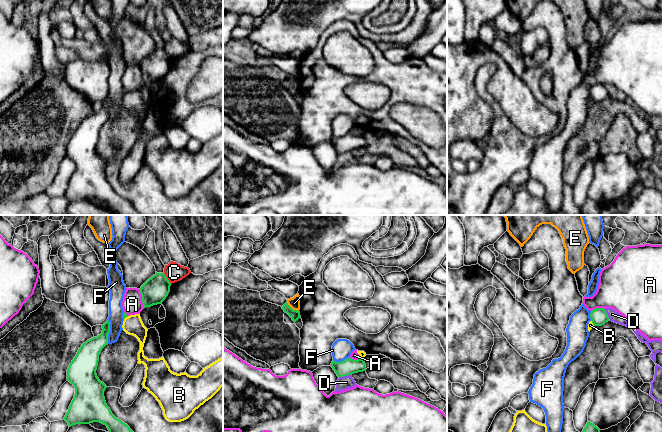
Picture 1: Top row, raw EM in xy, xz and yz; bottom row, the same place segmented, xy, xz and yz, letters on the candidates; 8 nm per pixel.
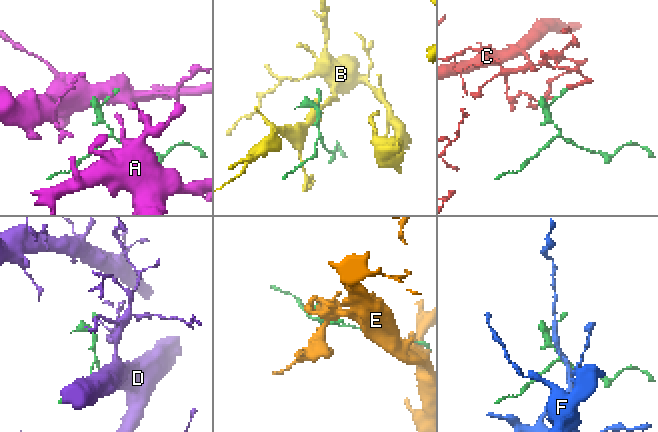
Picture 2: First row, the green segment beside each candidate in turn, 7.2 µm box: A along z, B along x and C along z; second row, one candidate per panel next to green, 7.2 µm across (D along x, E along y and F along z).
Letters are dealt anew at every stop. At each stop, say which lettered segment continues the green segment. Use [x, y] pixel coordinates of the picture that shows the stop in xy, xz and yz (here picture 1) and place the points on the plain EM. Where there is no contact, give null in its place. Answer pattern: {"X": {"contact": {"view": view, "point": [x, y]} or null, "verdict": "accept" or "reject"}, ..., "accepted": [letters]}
{"A": {"contact": {"view": "xy", "point": [142, 75]}, "verdict": "reject"}, "B": {"contact": {"view": "yz", "point": [592, 98]}, "verdict": "reject"}, "C": {"contact": {"view": "xy", "point": [166, 54]}, "verdict": "reject"}, "D": {"contact": {"view": "xz", "point": [345, 151]}, "verdict": "reject"}, "E": {"contact": {"view": "xz", "point": [291, 84]}, "verdict": "reject"}, "F": {"contact": {"view": "xy", "point": [109, 107]}, "verdict": "reject"}, "accepted": []}

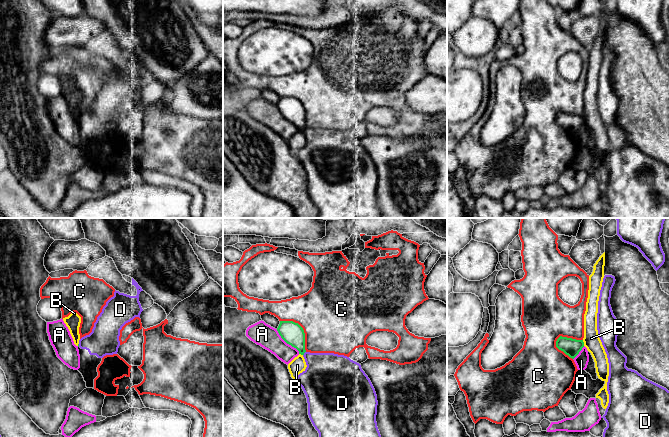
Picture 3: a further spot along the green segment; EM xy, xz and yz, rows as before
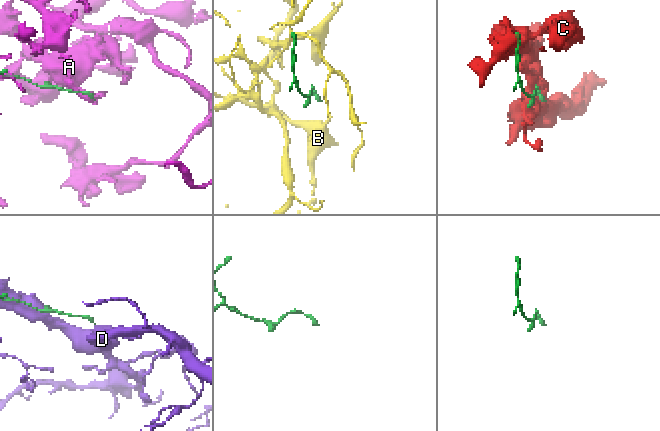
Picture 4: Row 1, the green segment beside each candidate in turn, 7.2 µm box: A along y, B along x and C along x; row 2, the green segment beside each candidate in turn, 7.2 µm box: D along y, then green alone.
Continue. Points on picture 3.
{"A": {"contact": {"view": "xz", "point": [287, 119]}, "verdict": "reject"}, "B": {"contact": {"view": "yz", "point": [583, 119]}, "verdict": "reject"}, "C": {"contact": {"view": "yz", "point": [566, 113]}, "verdict": "reject"}, "D": {"contact": {"view": "xz", "point": [304, 128]}, "verdict": "reject"}, "accepted": []}

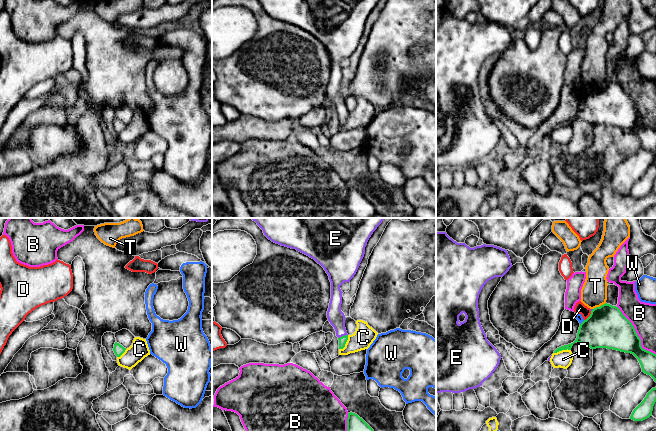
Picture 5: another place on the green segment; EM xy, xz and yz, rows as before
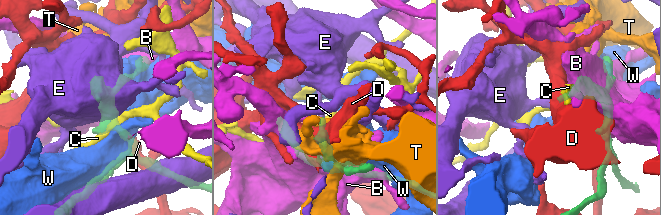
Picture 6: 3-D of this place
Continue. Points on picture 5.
{"B": {"contact": {"view": "yz", "point": [636, 109]}, "verdict": "reject"}, "C": {"contact": {"view": "xz", "point": [345, 119]}, "verdict": "reject"}, "D": {"contact": {"view": "yz", "point": [589, 92]}, "verdict": "reject"}, "E": {"contact": {"view": "xz", "point": [342, 112]}, "verdict": "accept"}, "T": {"contact": {"view": "yz", "point": [600, 82]}, "verdict": "reject"}, "W": {"contact": {"view": "yz", "point": [582, 98]}, "verdict": "reject"}, "accepted": ["E"]}

